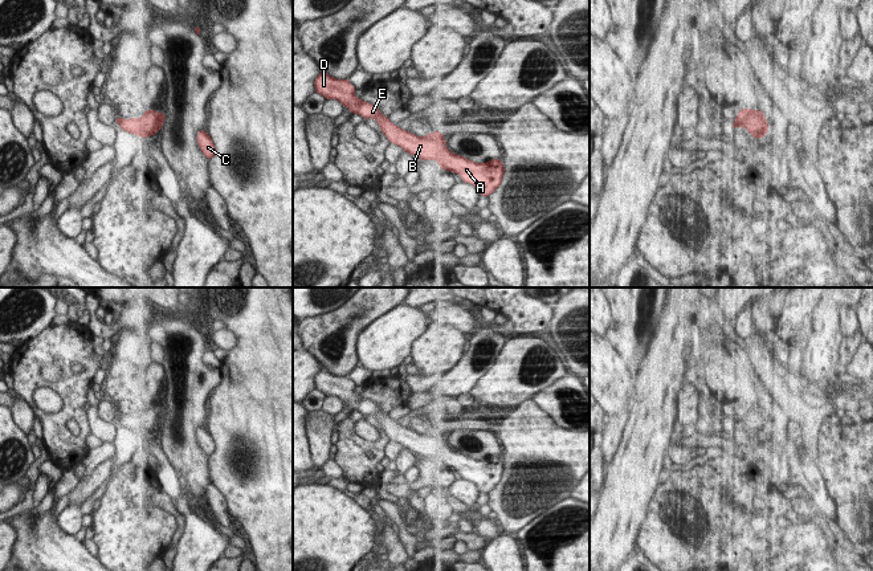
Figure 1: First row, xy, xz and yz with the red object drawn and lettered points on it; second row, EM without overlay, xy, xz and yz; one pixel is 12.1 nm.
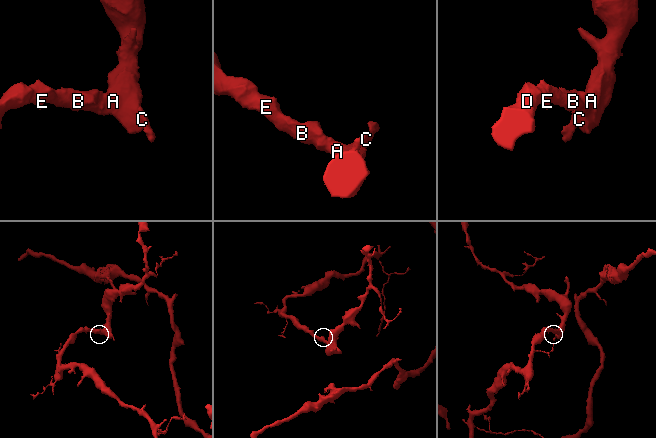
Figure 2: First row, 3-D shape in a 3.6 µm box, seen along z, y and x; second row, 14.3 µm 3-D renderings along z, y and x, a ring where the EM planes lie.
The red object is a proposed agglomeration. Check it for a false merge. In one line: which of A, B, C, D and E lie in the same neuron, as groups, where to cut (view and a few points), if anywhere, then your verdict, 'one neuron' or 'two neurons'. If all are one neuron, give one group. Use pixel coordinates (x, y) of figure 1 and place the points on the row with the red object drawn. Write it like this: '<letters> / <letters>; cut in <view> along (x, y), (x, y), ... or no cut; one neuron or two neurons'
A B C D E; no cut; one neuron

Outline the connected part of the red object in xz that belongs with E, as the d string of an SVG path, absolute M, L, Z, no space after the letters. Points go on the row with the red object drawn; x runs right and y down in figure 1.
M322 72L314 79L314 87L315 93L323 95L326 101L336 99L343 107L347 106L352 114L359 114L364 119L376 119L389 143L401 147L408 155L416 155L419 159L437 160L441 170L460 175L462 182L473 184L481 196L490 196L502 184L505 174L502 160L493 159L480 164L449 151L446 140L440 131L417 136L400 129L388 117L384 117L376 106L355 97L354 91L356 89L350 83L348 78L336 79Z

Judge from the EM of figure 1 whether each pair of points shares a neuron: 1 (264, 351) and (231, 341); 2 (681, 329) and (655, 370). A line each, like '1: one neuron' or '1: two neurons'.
1: two neurons
2: one neuron

